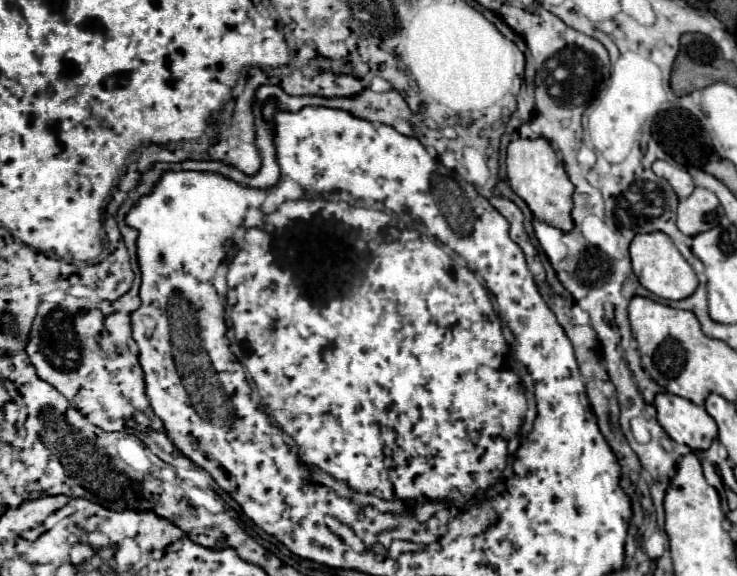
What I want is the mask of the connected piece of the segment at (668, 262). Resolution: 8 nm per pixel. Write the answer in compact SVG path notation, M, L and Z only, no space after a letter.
M664 232L636 234L630 244L630 256L632 256L634 274L640 280L640 284L660 298L684 300L692 296L694 290L698 288L696 272L692 270L692 266L684 260L684 256L678 252L678 248L672 244L672 240Z

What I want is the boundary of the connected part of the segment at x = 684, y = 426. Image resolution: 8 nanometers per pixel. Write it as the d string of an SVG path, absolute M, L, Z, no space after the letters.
M658 392L654 404L658 422L672 440L686 444L692 450L708 450L718 436L718 426L704 406L668 392Z

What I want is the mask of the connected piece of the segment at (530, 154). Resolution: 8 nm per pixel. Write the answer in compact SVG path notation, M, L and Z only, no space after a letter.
M514 136L510 140L508 154L506 154L506 178L512 190L528 204L534 218L566 232L574 228L574 222L572 222L574 184L568 180L564 166L560 164L554 148L544 138L526 140L526 138Z

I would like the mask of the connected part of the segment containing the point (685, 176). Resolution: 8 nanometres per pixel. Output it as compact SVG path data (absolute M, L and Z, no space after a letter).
M656 160L652 164L652 170L656 176L664 178L670 182L670 186L674 188L674 192L680 196L680 198L686 198L690 196L690 192L694 190L694 182L692 182L692 176L686 172L686 170L680 170L664 160Z

